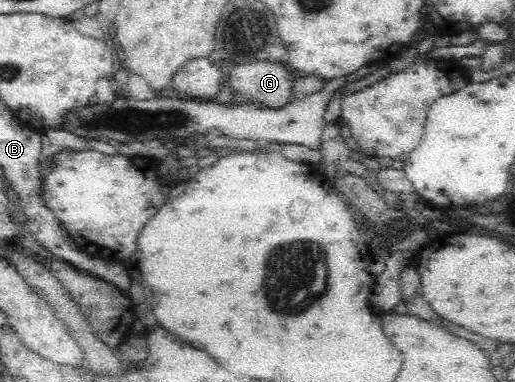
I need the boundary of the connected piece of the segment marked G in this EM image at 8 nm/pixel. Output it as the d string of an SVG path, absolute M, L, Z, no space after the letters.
M282 61L229 65L229 84L262 107L280 109L293 99L291 72Z

